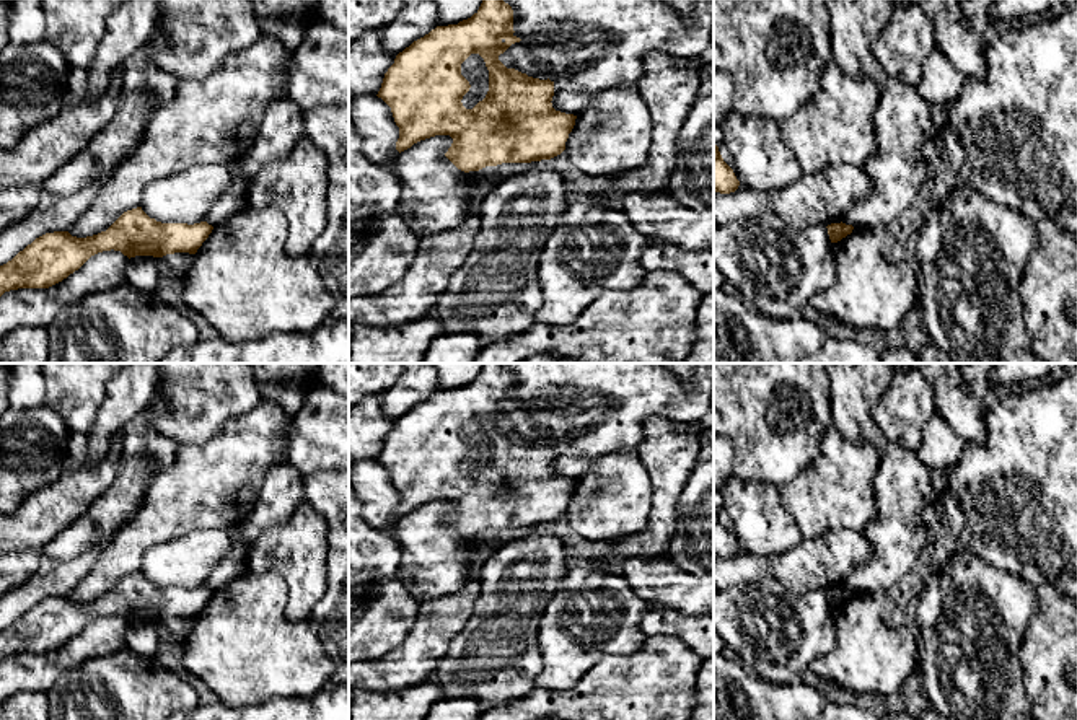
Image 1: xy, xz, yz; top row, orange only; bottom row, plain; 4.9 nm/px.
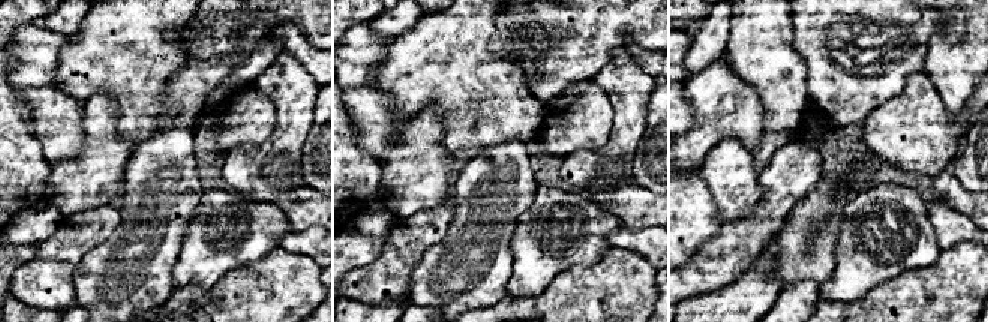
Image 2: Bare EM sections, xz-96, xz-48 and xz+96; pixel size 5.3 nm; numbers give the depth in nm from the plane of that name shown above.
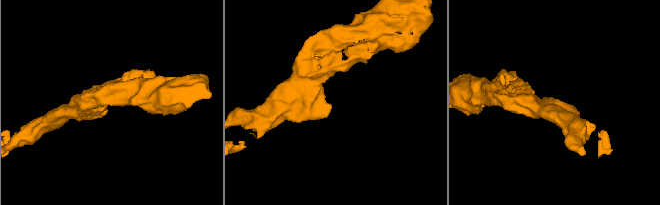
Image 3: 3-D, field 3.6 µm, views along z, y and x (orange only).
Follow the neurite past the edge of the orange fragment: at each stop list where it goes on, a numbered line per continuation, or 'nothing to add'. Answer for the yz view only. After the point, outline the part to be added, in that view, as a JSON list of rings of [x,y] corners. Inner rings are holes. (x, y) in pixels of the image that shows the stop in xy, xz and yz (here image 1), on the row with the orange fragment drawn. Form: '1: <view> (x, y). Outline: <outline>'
nothing to add

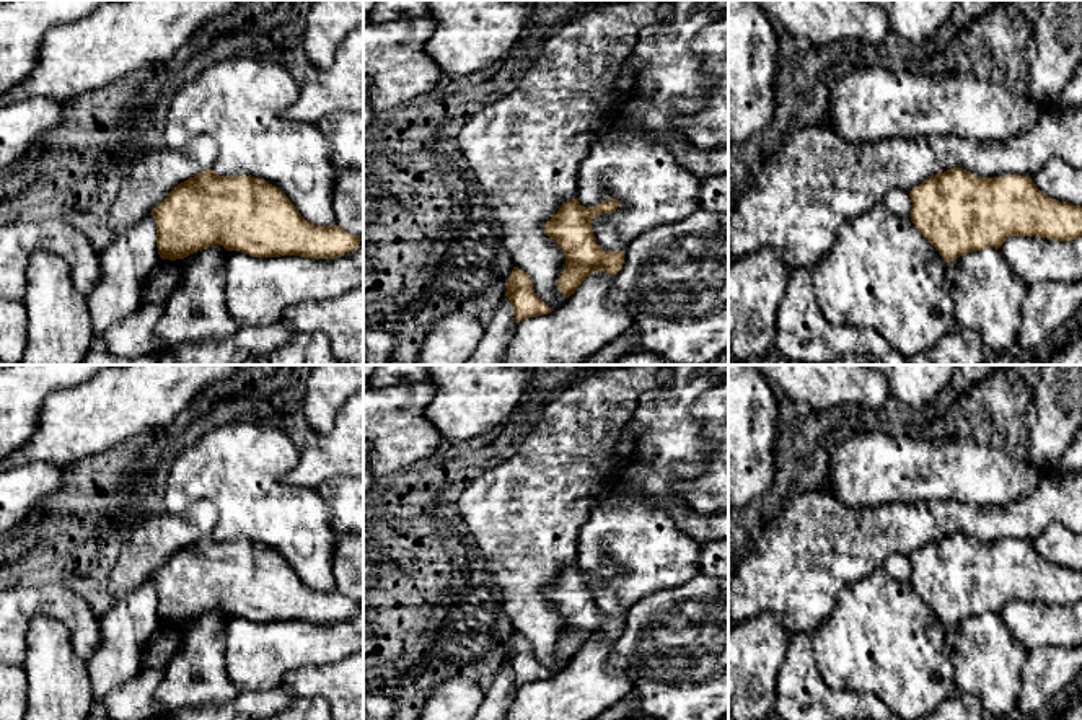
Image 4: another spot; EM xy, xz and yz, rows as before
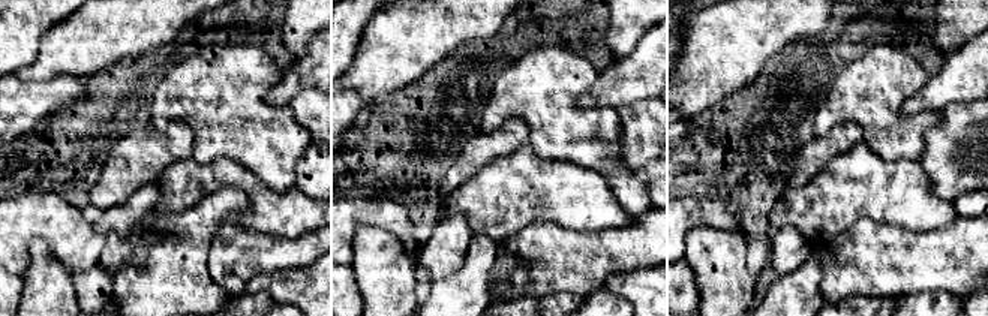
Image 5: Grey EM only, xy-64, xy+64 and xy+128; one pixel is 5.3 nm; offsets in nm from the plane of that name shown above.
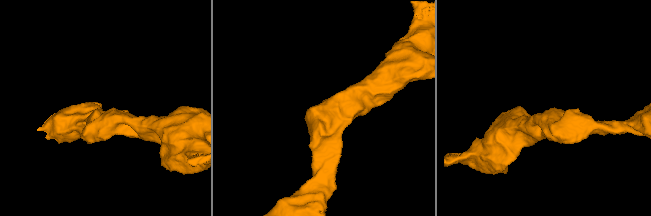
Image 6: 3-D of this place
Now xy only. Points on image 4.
nothing to add

